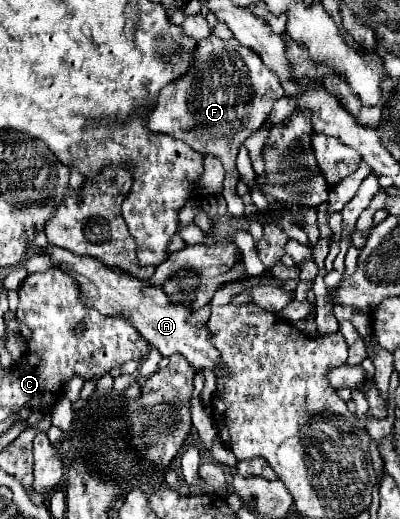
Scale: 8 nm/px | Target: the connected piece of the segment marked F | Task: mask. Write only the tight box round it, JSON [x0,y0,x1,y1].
[147,35,285,217]

